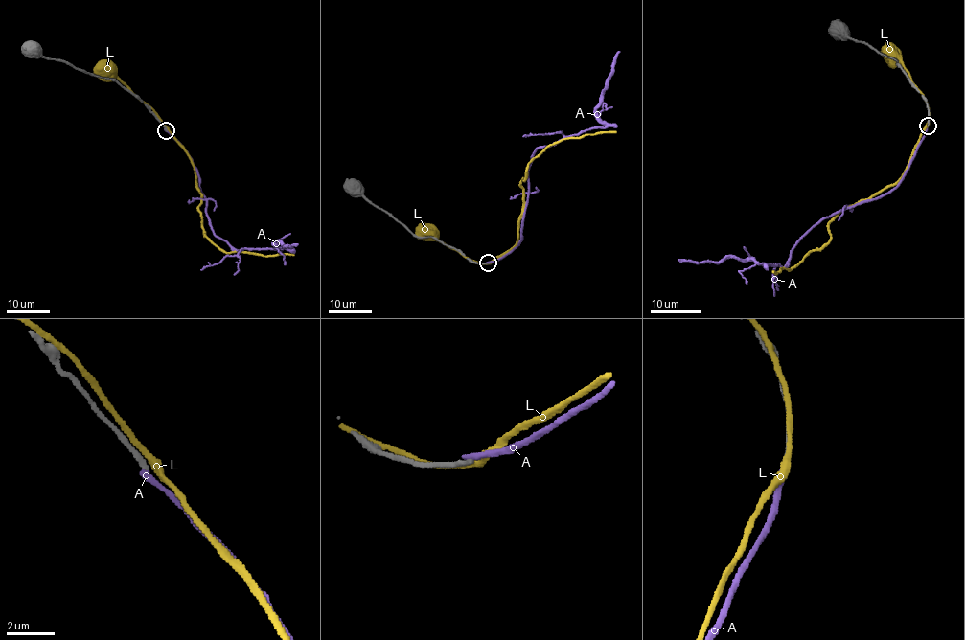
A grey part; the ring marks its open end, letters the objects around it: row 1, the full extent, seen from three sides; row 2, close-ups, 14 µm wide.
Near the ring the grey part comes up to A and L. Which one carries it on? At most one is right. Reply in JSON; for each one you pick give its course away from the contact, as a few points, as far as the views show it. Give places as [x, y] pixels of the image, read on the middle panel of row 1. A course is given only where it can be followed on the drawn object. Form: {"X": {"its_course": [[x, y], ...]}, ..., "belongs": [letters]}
{"belongs": []}

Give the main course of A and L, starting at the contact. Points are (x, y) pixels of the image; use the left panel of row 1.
A: (166, 130), (187, 153), (206, 199), (206, 217), (218, 236), (238, 250), (297, 243)
L: (163, 124), (156, 113), (105, 68)

